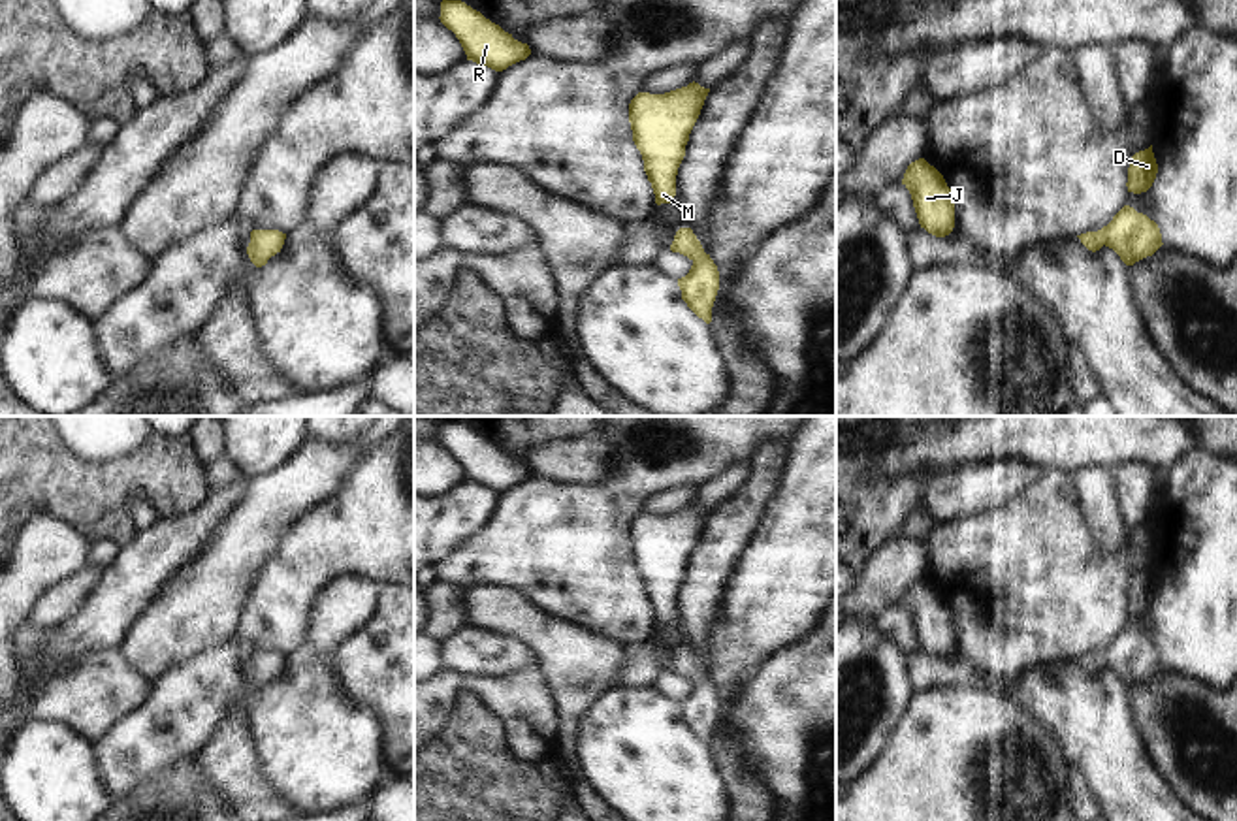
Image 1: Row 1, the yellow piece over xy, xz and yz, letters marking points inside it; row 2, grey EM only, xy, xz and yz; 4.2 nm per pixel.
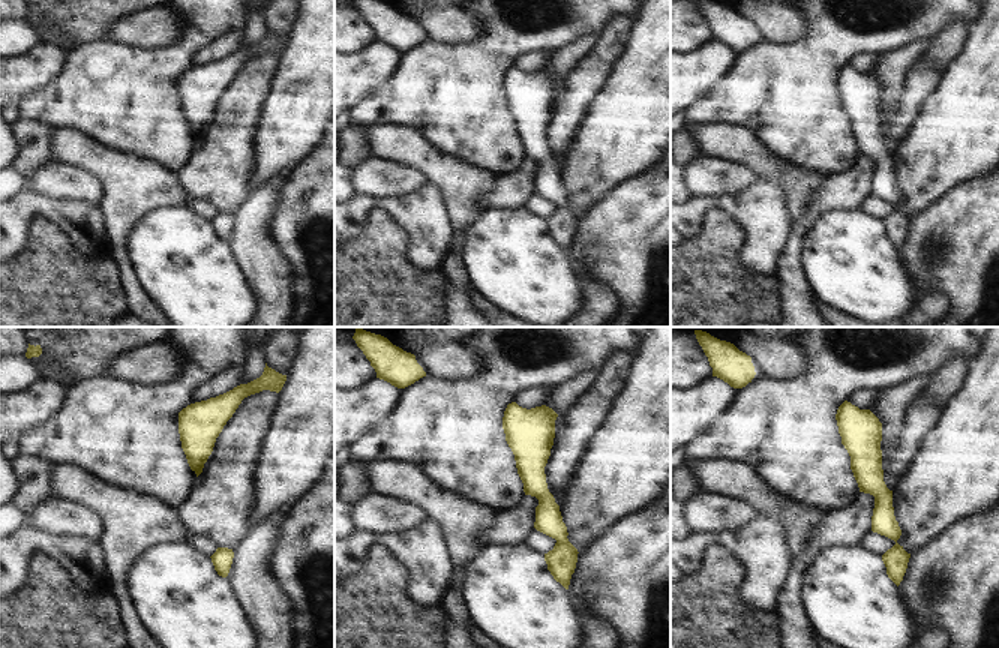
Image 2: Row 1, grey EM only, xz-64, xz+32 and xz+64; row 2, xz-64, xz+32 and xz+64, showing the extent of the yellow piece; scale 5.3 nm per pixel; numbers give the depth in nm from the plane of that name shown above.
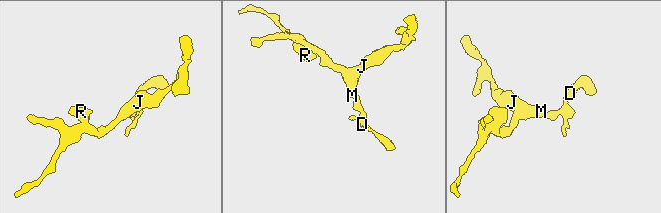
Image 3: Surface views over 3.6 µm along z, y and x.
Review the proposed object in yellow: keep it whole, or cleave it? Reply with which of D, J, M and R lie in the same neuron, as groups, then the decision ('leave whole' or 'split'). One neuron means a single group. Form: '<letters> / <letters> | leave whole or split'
D J M R | leave whole

